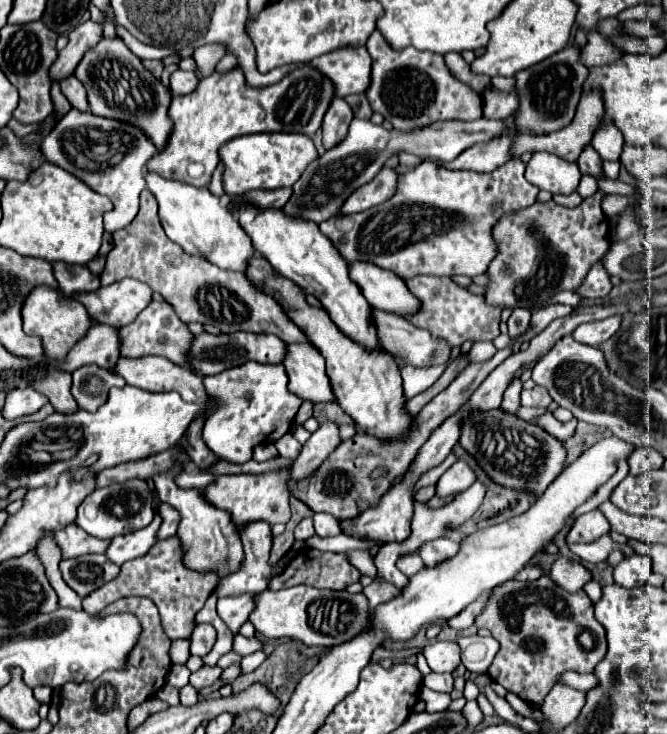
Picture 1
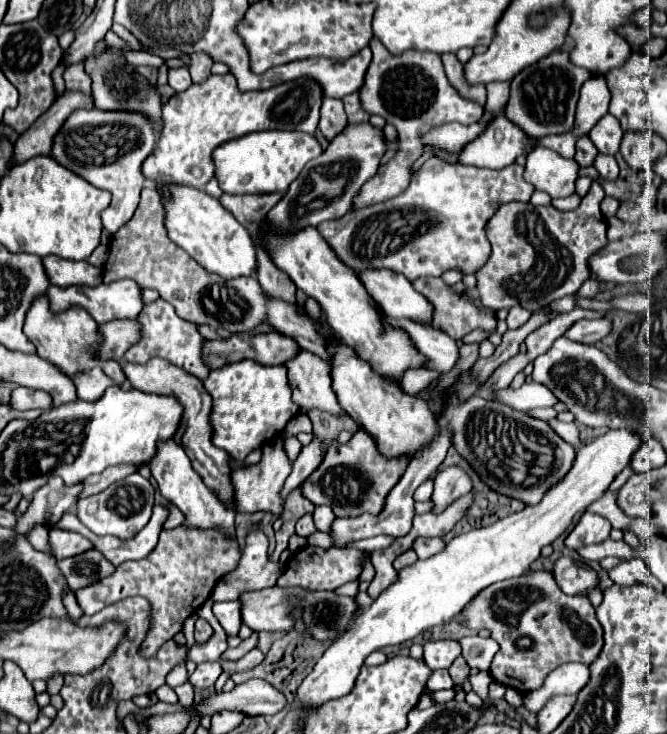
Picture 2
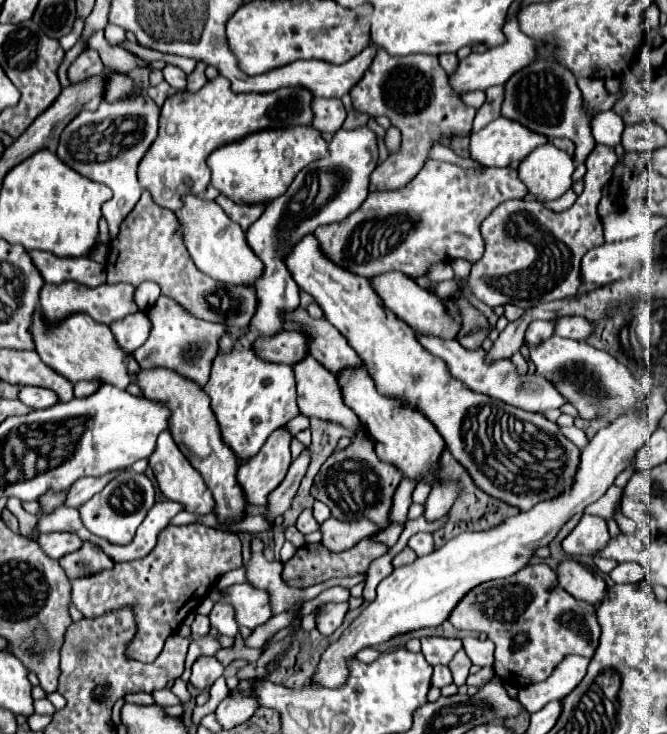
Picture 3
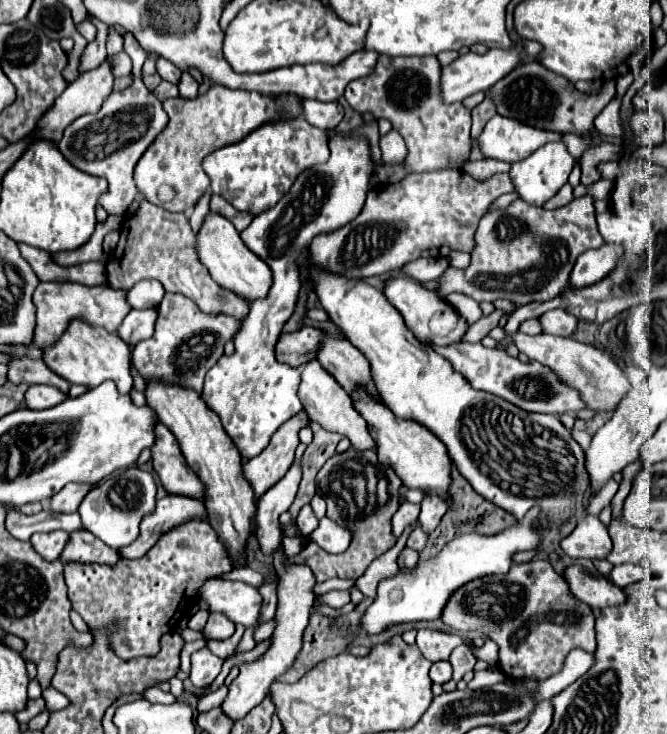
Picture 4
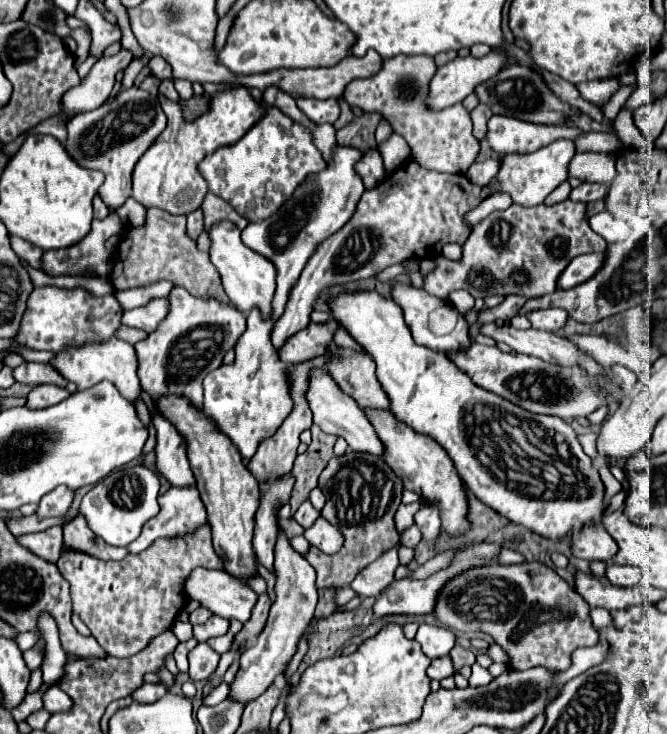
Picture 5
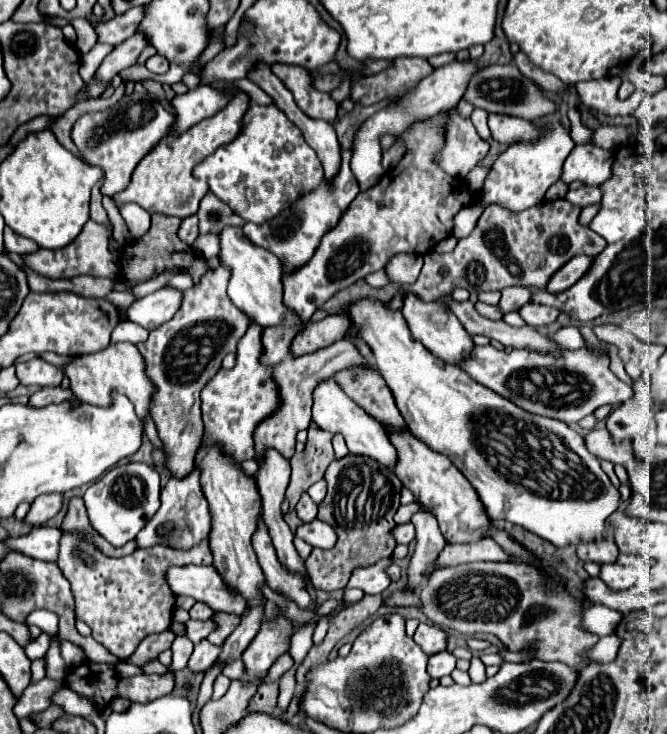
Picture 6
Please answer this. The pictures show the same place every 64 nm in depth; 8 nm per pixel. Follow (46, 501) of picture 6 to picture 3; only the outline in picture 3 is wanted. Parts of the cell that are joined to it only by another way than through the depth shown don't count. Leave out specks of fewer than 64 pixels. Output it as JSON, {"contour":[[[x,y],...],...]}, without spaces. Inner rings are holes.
{"contour":[[[120,470],[108,472],[108,474],[98,476],[98,478],[80,478],[80,480],[74,482],[72,488],[68,490],[66,504],[72,506],[72,508],[78,508],[80,504],[84,504],[84,500],[90,500],[94,494],[102,492],[104,486],[106,486],[110,480],[114,480],[118,474],[120,474]]]}

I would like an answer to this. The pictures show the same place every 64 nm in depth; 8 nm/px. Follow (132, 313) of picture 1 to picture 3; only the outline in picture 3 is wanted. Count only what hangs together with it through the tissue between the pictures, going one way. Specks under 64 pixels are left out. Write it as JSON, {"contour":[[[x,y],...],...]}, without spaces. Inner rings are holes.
{"contour":[[[64,282],[64,284],[44,284],[40,292],[40,308],[48,322],[58,322],[70,316],[70,312],[86,312],[100,324],[110,324],[112,320],[120,320],[126,314],[138,312],[138,306],[134,302],[134,286],[132,284],[100,284],[96,288]]]}

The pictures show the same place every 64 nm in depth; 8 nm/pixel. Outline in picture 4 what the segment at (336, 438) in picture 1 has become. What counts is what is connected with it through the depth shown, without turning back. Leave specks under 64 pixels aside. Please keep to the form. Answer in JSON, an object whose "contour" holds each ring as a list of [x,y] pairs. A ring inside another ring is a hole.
{"contour":[[[294,462],[286,476],[274,484],[258,502],[256,522],[258,522],[258,542],[264,556],[273,554],[280,545],[283,537],[279,527],[279,517],[286,512],[298,492],[300,484],[300,462]]]}

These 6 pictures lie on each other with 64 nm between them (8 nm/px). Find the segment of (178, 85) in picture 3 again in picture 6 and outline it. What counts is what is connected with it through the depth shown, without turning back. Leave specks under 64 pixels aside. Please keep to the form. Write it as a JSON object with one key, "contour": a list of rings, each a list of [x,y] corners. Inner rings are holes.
{"contour":[[[156,54],[146,62],[146,68],[154,74],[164,74],[164,72],[168,72],[168,60],[164,60],[164,56]]]}

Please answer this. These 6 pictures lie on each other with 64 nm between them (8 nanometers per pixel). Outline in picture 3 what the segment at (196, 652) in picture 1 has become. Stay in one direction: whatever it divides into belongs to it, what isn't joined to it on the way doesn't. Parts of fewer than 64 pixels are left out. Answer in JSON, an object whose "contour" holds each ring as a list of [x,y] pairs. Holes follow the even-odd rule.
{"contour":[[[196,616],[194,624],[192,624],[192,634],[198,634],[198,636],[206,636],[210,632],[210,624],[208,624],[208,616]]]}

